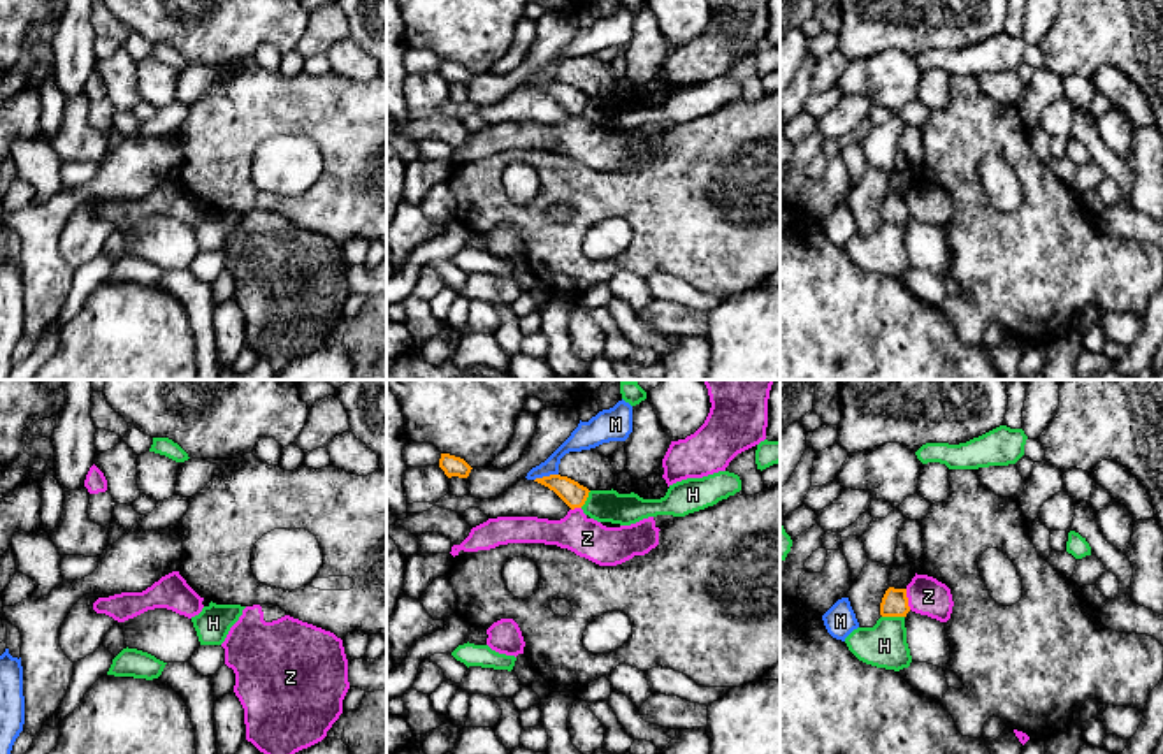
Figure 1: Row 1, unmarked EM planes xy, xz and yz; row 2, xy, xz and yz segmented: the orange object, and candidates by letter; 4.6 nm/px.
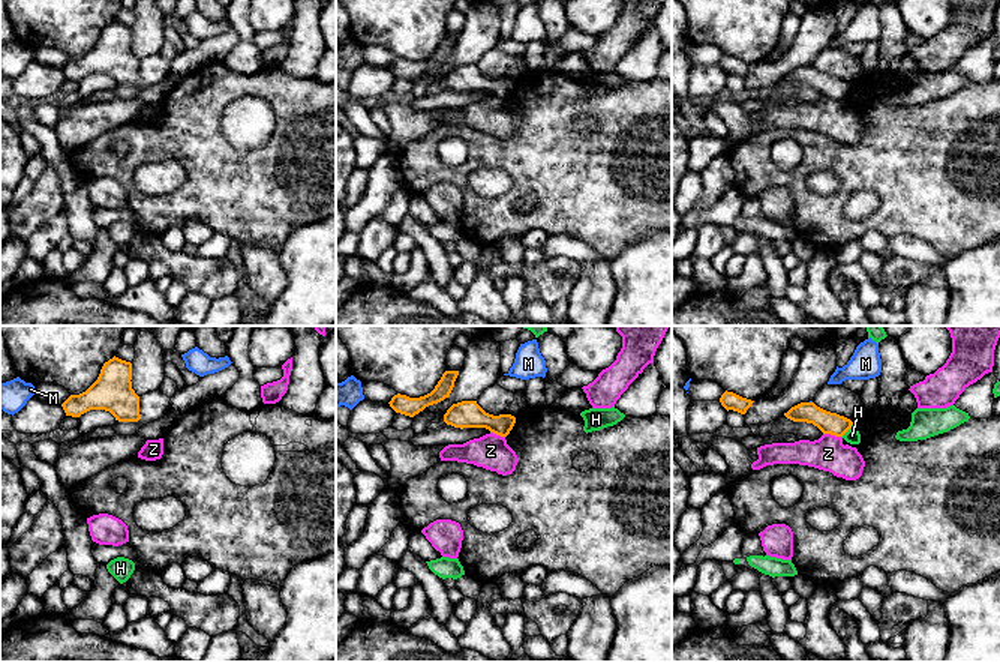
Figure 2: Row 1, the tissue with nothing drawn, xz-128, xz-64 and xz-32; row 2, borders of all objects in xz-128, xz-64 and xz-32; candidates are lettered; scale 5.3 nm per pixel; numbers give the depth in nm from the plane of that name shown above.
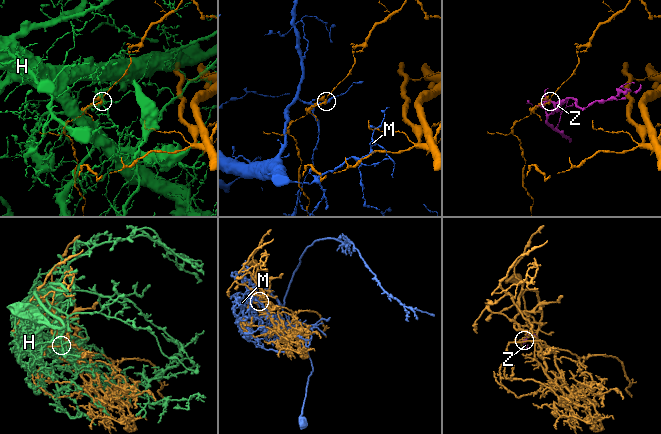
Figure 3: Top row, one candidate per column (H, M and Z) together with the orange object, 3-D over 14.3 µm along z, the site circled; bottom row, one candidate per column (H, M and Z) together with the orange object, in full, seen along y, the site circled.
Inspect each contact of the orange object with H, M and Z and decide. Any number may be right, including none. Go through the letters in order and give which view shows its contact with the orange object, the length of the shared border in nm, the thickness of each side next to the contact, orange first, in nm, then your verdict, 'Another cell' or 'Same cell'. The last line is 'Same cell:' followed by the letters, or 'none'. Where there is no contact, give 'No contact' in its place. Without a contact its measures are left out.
H: Touches orange in yz. Shared border 100 nm. Thickness 130 nm (orange) against 200 nm. Another cell
M: Touches orange in xz. Shared border 120 nm. Thickness 110 nm (orange) against 110 nm. Another cell
Z: Touches orange in yz. Shared border 100 nm. Thickness 130 nm (orange) against 170 nm. Another cell
Same cell: none

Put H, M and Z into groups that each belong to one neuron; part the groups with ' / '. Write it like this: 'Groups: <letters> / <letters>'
Groups: H / M / Z

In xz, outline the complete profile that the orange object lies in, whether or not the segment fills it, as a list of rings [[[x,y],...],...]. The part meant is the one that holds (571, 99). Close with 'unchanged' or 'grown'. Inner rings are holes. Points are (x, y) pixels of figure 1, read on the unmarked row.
[[[560,81],[536,84],[534,88],[553,97],[571,116],[582,114],[590,98],[587,93],[580,91],[578,88]]]; unchanged

